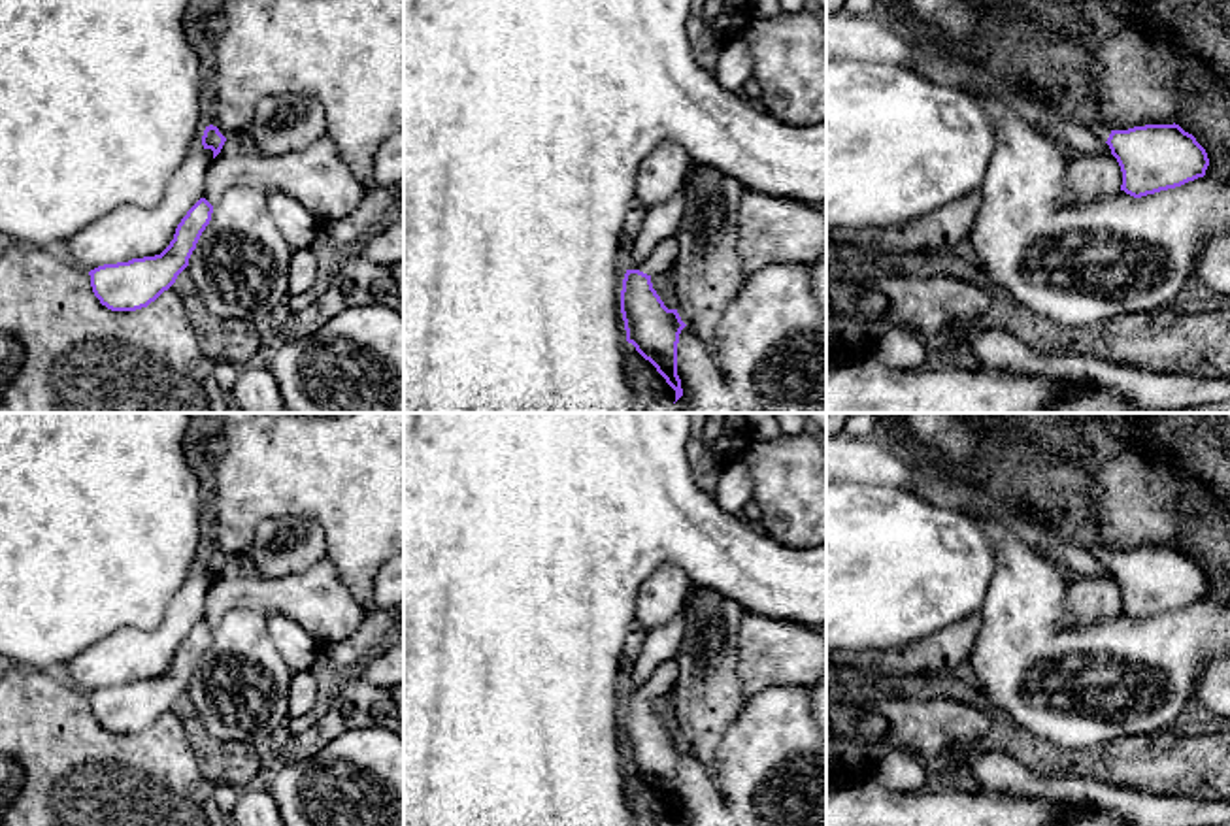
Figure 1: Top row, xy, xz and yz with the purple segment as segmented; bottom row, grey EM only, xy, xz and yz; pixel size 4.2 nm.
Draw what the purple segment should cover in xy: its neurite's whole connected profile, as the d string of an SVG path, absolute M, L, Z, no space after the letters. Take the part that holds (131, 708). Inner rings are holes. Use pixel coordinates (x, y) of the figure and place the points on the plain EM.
M200 620L181 641L174 662L160 677L91 692L91 709L100 726L111 734L136 734L155 724L189 688L211 636L213 628Z

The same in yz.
M1090 532L1077 541L1109 568L1122 594L1121 613L1134 620L1204 600L1209 588L1205 571L1175 545L1111 553Z

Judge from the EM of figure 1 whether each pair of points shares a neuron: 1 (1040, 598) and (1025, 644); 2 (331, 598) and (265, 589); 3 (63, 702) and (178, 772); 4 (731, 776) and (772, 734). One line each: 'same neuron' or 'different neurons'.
1: same neuron
2: same neuron
3: same neuron
4: same neuron

